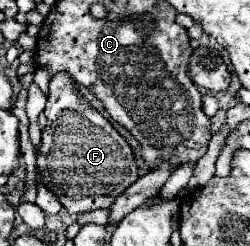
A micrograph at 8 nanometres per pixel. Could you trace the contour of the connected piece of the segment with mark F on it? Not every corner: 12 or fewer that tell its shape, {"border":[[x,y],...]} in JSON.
{"border":[[50,80],[36,166],[68,214],[102,208],[138,174],[128,142]]}

